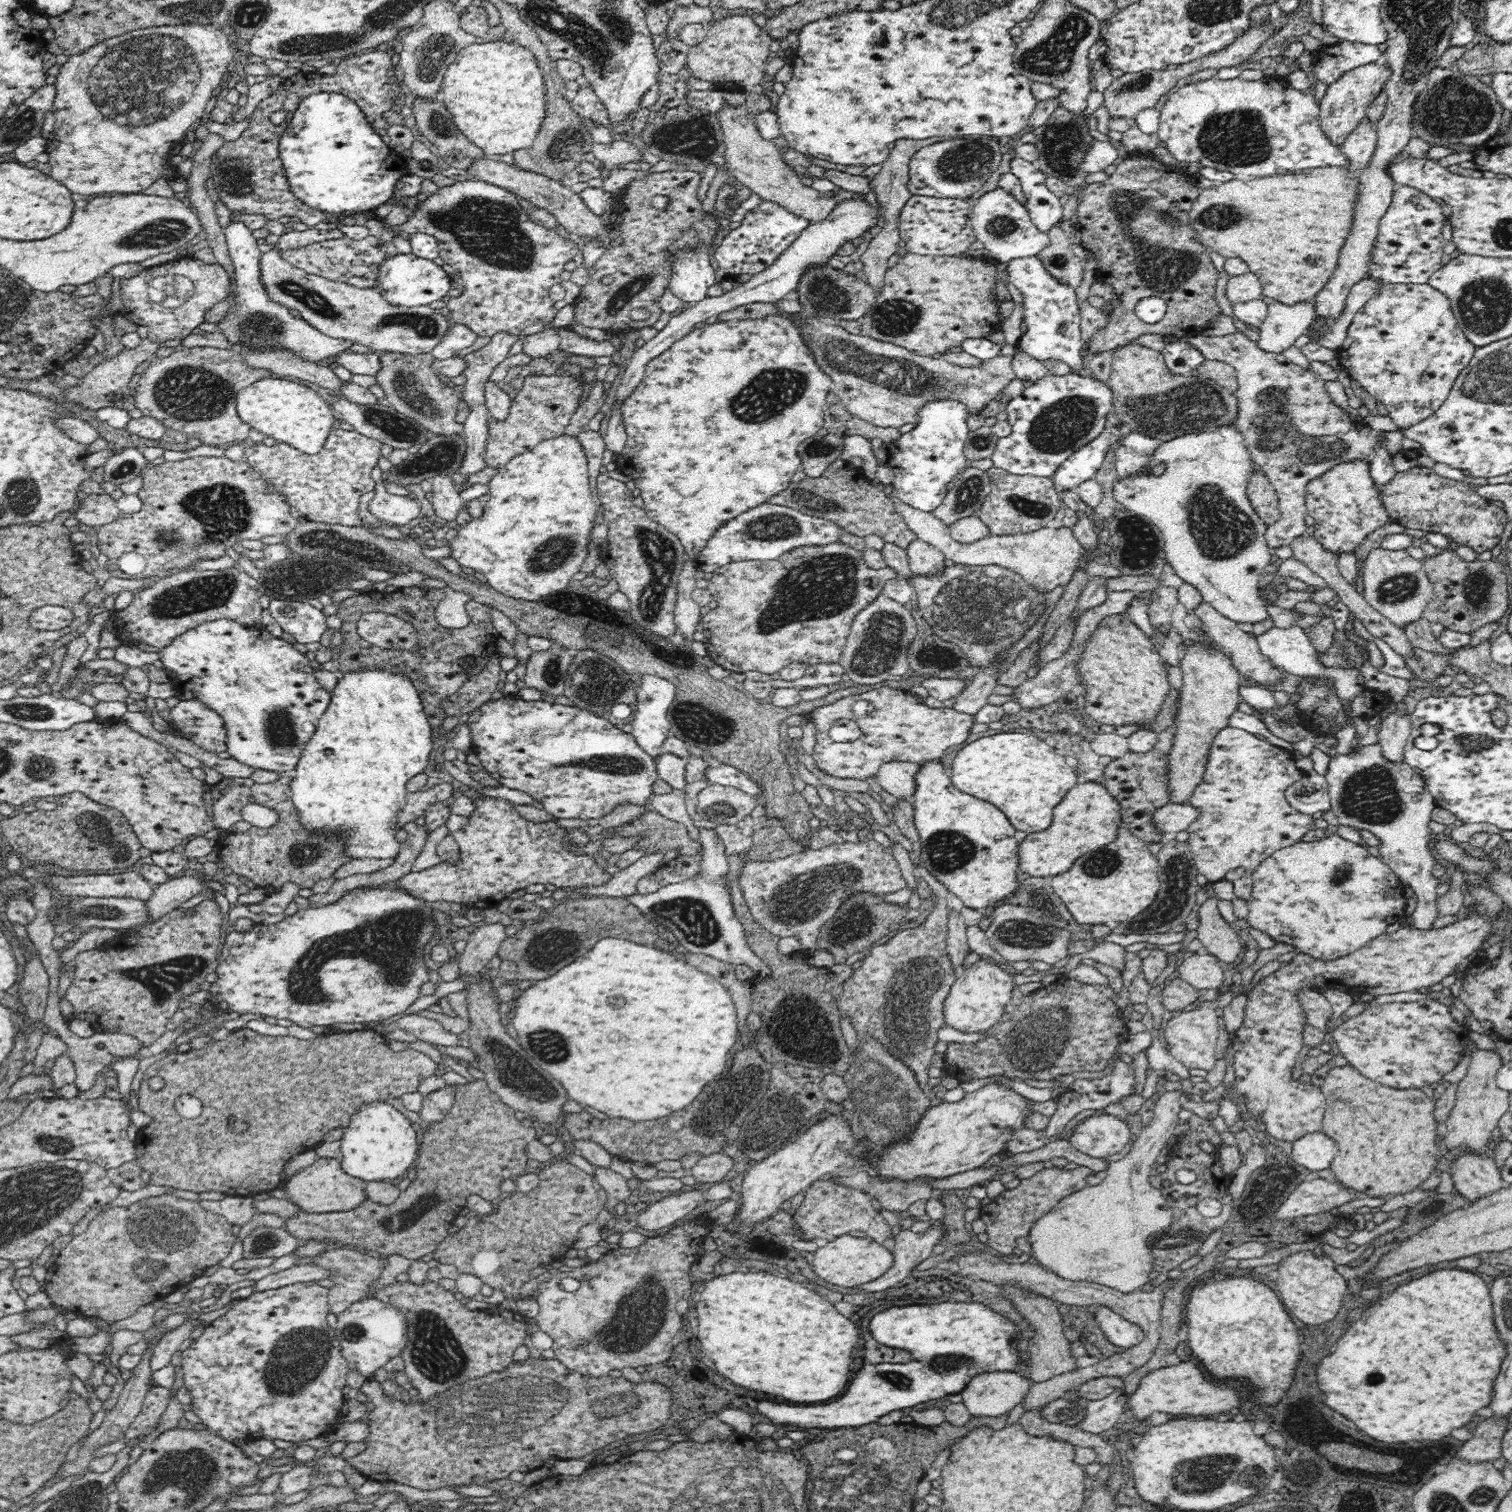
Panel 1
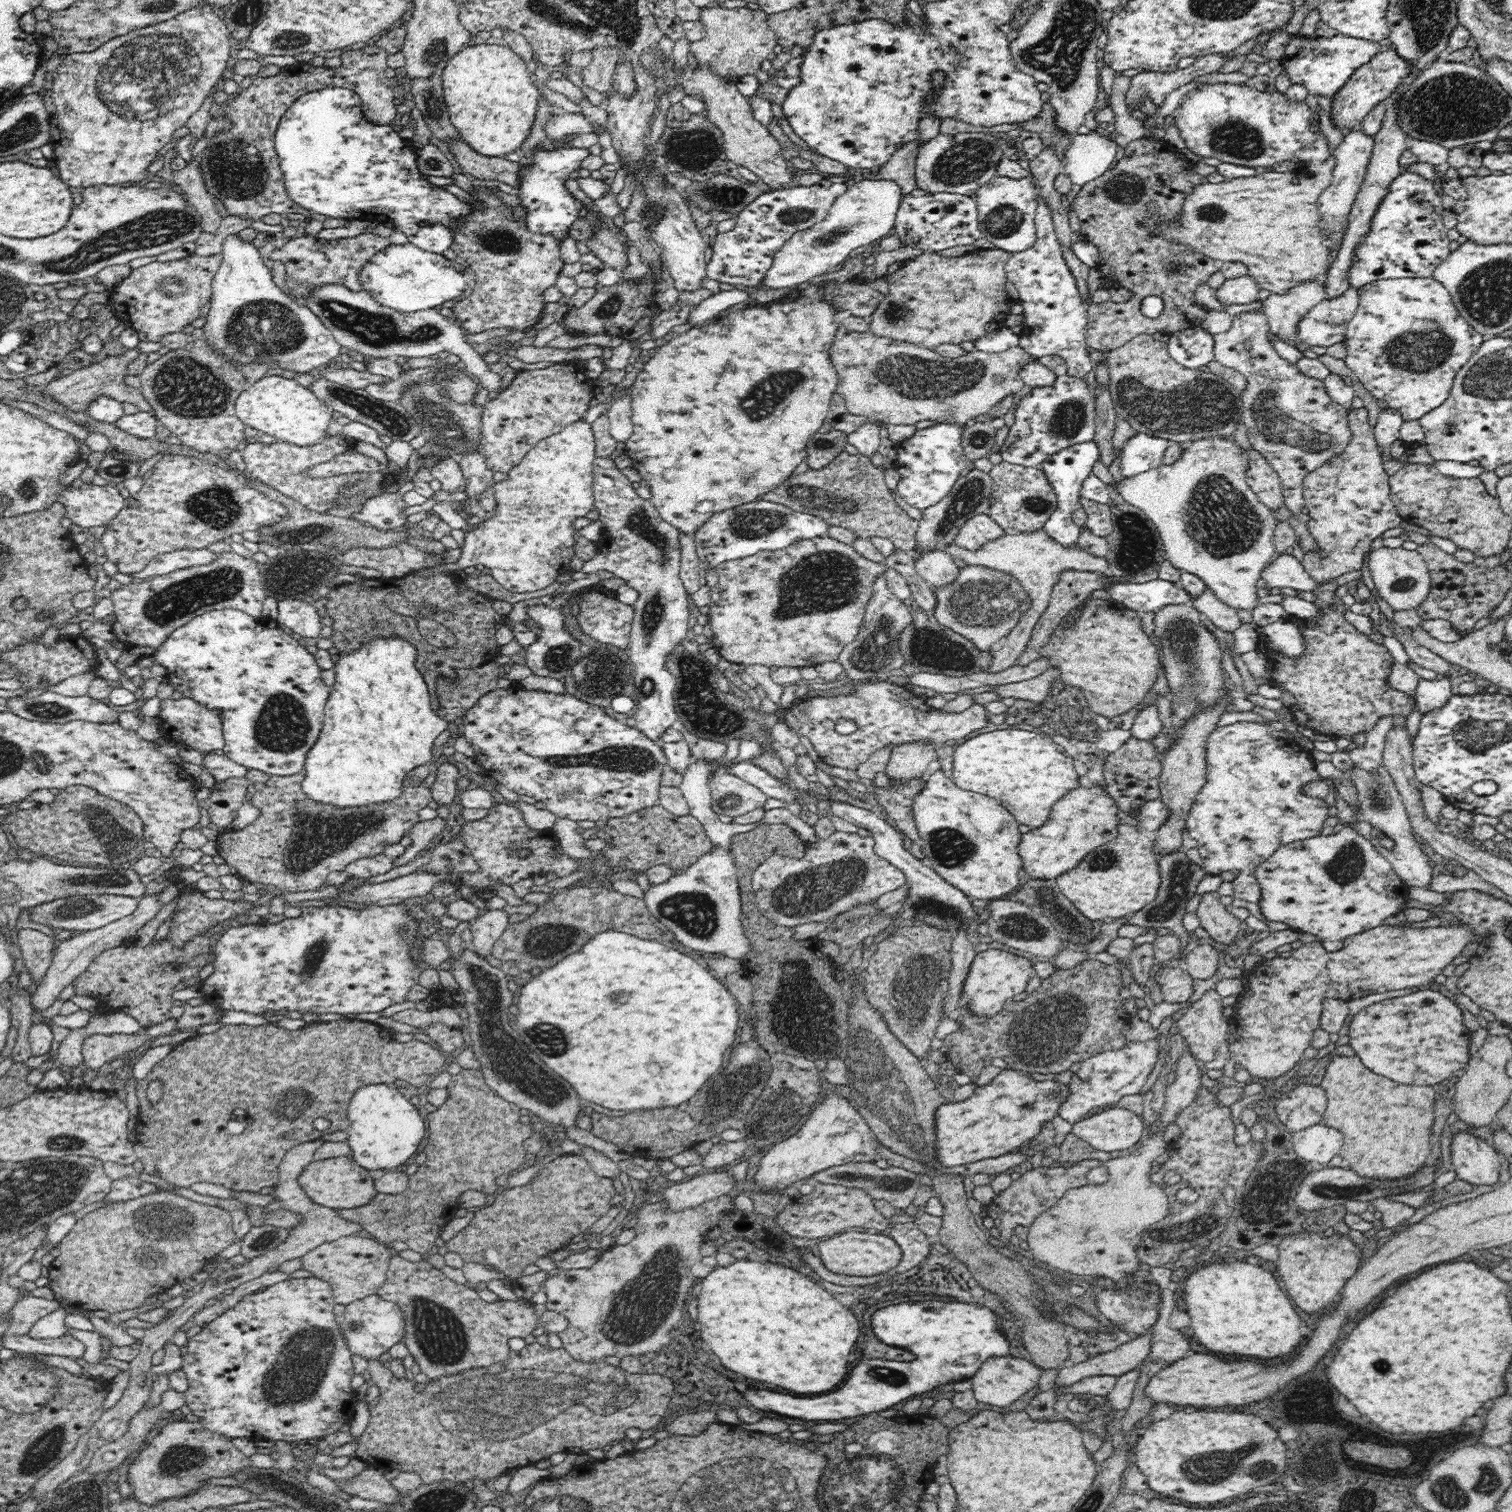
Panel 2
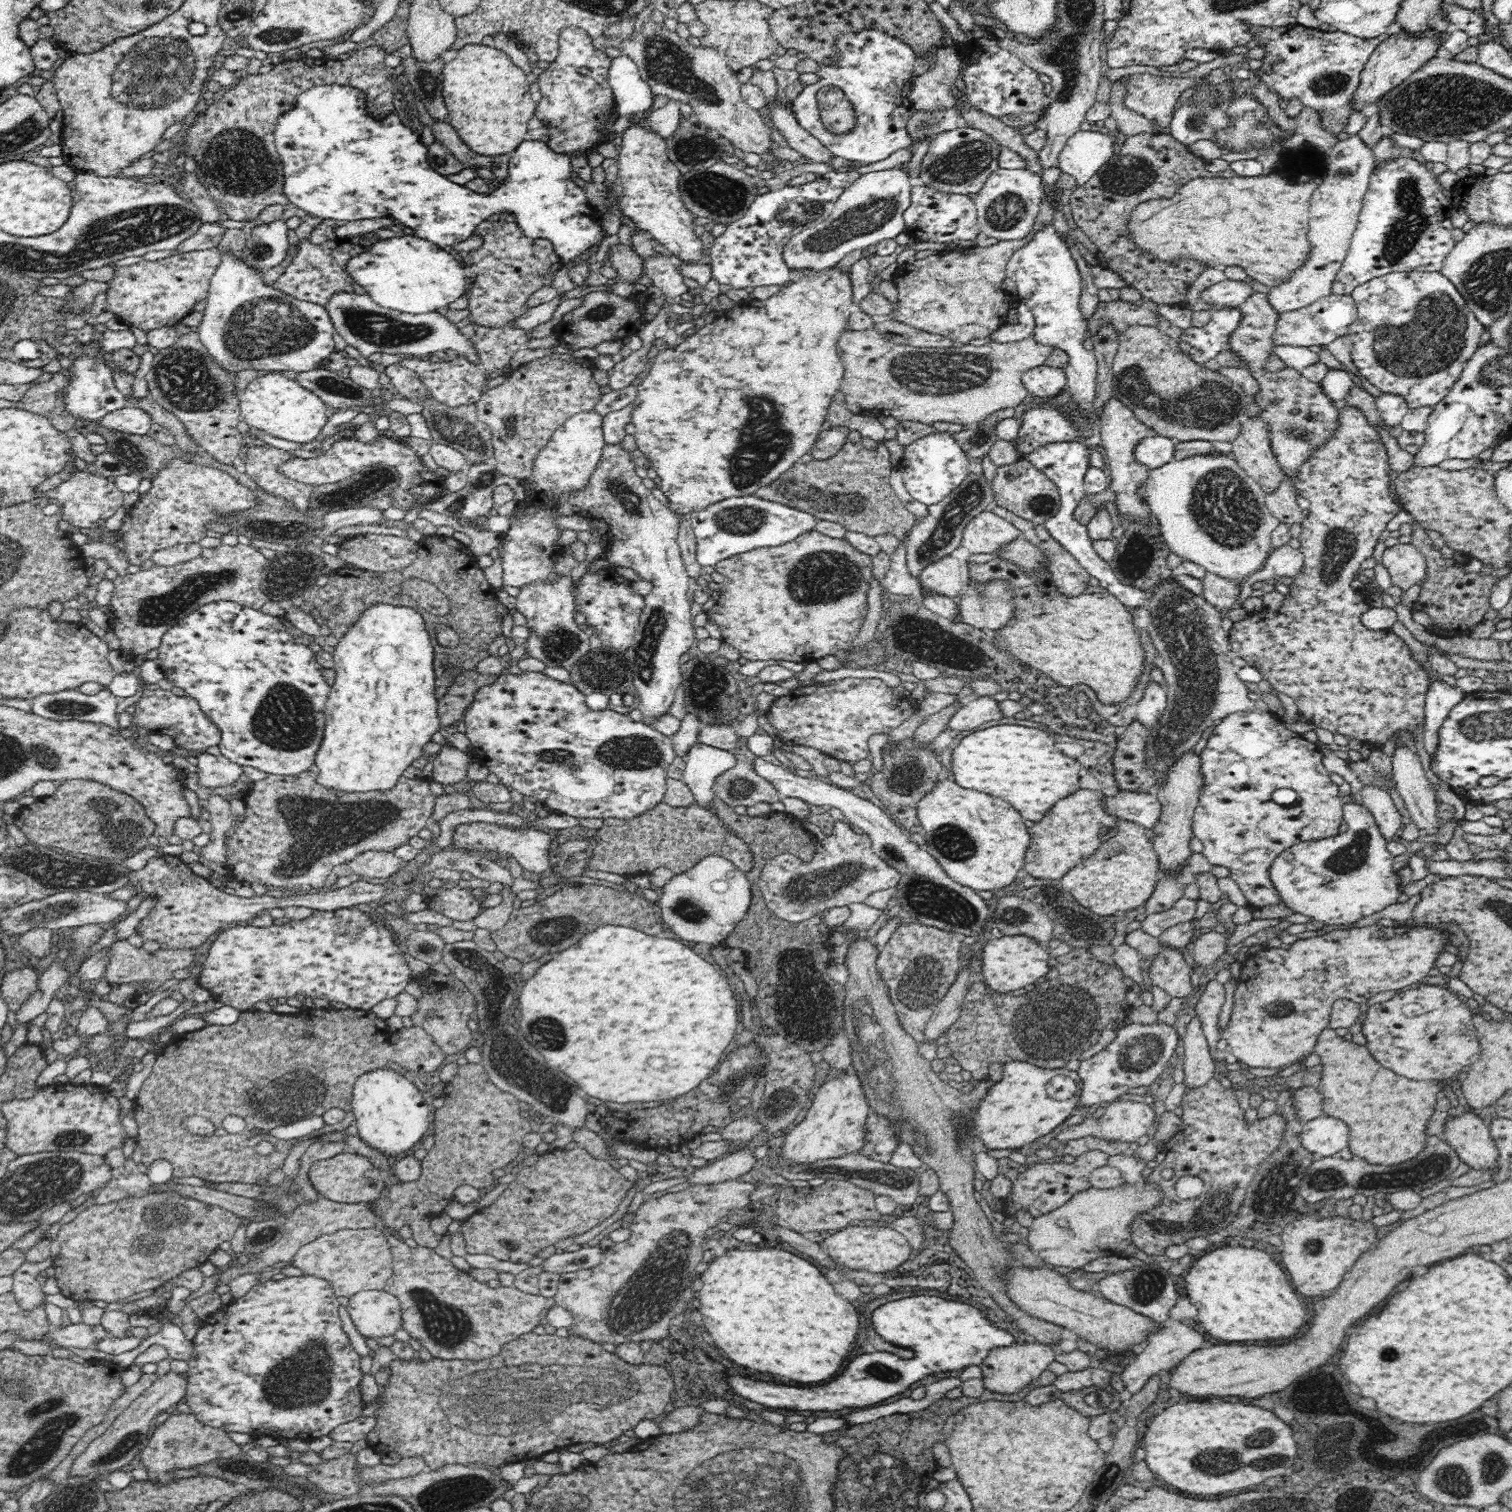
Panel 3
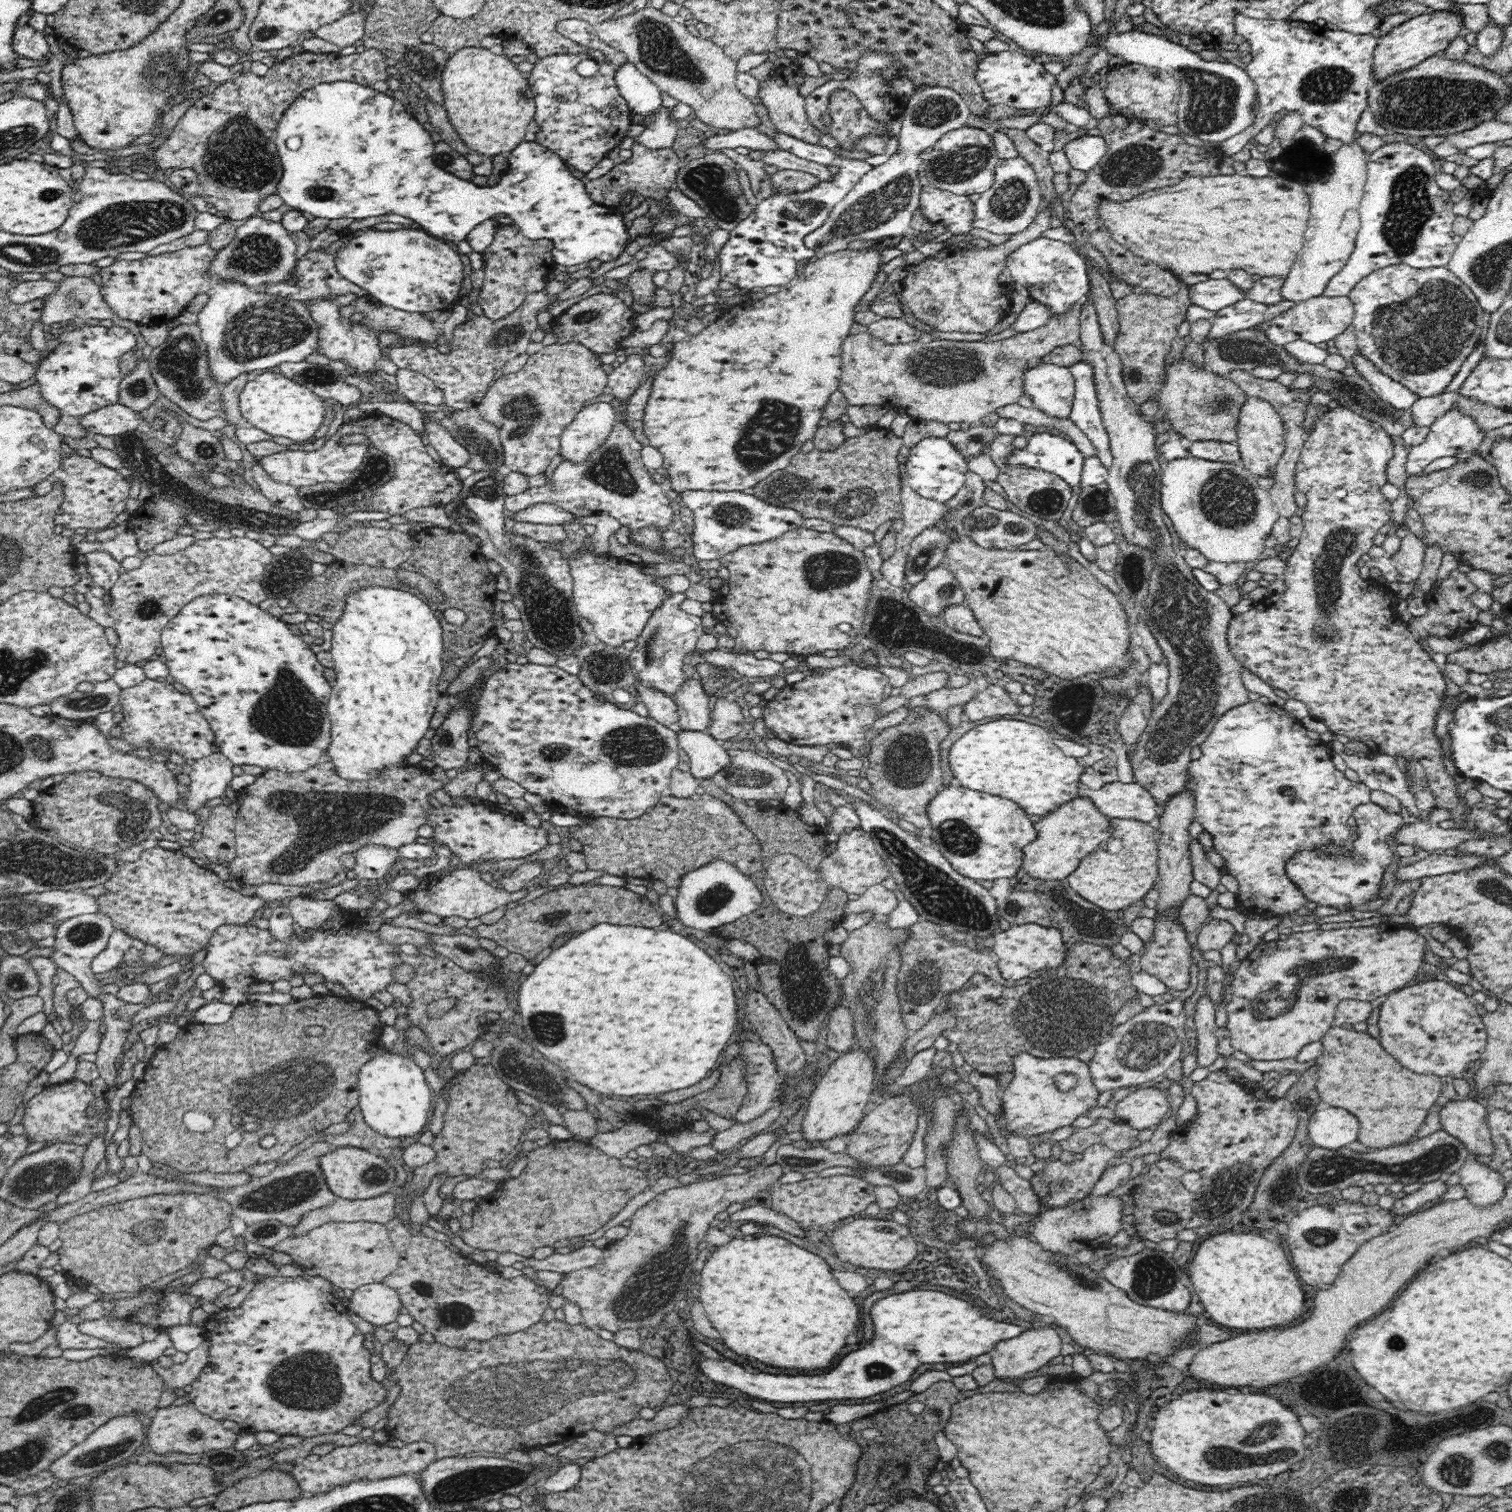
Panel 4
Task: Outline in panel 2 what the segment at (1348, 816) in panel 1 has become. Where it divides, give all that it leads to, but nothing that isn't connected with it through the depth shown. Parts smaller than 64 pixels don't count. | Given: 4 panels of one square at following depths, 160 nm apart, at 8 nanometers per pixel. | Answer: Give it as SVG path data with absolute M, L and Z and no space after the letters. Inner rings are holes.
M1353 764L1350 769L1342 770L1342 772L1343 779L1351 781L1356 789L1357 803L1348 804L1356 822L1368 822L1372 828L1378 829L1380 833L1394 841L1392 849L1381 850L1402 883L1408 888L1429 889L1430 881L1433 879L1433 868L1430 868L1428 863L1430 858L1420 847L1420 840L1413 832L1408 811L1403 804L1403 796L1398 792L1388 769L1380 764L1376 770L1368 772Z

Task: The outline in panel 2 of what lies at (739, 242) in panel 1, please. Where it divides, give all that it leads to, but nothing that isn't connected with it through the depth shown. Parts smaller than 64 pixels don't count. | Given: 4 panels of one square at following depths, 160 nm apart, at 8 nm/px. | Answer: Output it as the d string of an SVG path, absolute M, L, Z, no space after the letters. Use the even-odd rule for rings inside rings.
M823 180L814 186L784 188L761 194L737 214L732 230L715 233L713 256L707 264L707 276L719 283L756 286L772 266L774 256L792 235L824 220L834 200L846 190L843 183L830 184Z

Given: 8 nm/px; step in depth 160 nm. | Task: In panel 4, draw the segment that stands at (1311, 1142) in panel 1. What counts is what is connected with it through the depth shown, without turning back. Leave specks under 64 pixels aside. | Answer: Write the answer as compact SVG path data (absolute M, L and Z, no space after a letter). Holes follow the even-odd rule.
M1319 1107L1307 1127L1313 1144L1326 1150L1345 1147L1358 1136L1358 1120L1342 1108Z

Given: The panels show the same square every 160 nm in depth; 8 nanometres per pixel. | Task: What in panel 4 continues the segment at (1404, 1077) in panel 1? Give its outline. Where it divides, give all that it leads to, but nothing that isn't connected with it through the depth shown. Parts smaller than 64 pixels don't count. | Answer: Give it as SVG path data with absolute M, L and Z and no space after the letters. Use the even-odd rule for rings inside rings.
M1428 980L1387 994L1379 1006L1380 1047L1416 1074L1460 1077L1487 1047L1484 1023L1471 997L1454 984Z

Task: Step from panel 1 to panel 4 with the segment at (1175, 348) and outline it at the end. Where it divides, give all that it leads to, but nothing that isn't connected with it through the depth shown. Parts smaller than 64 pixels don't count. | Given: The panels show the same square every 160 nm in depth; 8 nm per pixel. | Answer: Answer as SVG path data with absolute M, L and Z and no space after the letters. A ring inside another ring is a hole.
M1248 298L1235 302L1215 312L1211 319L1211 328L1208 330L1206 340L1202 342L1202 345L1205 348L1214 339L1219 339L1241 330L1252 329L1260 322L1272 320L1276 314L1288 310L1292 305L1294 305L1294 302L1284 299L1277 305L1260 304L1250 301Z

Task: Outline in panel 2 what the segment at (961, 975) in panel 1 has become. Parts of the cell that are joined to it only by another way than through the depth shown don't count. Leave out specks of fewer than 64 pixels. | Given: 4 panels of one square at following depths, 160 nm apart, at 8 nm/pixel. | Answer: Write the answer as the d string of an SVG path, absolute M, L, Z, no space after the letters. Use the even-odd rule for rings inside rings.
M990 949L979 952L968 968L962 984L960 998L966 1003L966 1009L976 1017L998 1016L1006 1000L1012 999L1026 988L1028 978L1035 974L1032 964L1026 958L1002 950Z

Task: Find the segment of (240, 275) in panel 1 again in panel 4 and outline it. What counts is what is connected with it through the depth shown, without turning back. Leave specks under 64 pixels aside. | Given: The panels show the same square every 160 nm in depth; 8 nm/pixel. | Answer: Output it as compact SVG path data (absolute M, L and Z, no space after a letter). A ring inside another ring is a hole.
M215 279L208 293L208 301L197 314L202 340L207 346L207 357L211 375L222 385L244 372L268 370L284 363L304 362L319 347L319 326L312 318L306 302L280 298L266 292L256 291L237 280Z

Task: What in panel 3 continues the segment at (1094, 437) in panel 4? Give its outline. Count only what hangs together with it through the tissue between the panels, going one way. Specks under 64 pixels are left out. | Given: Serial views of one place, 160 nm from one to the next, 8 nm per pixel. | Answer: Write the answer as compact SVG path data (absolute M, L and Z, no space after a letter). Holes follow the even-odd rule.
M1046 224L1042 226L1040 230L1036 230L1033 238L1009 259L1005 271L1007 277L1014 280L1017 295L1021 298L1021 302L1024 302L1028 309L1030 309L1032 315L1034 315L1032 339L1034 339L1036 343L1052 347L1054 351L1058 350L1068 355L1069 362L1066 367L1068 392L1070 392L1071 398L1076 402L1076 408L1081 413L1084 412L1084 414L1090 416L1091 419L1088 420L1088 422L1097 422L1092 400L1094 400L1097 384L1098 363L1095 355L1091 353L1090 346L1088 346L1087 321L1079 305L1079 298L1082 294L1080 273L1078 272L1076 261L1074 261L1074 258L1068 251L1067 244L1058 236L1052 224Z

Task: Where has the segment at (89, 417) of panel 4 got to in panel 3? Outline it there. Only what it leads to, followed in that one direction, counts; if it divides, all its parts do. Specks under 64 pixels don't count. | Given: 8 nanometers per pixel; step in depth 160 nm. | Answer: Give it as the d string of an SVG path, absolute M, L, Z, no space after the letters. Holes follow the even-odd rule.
M129 405L106 414L99 420L99 425L110 430L142 436L150 432L152 420L145 410Z

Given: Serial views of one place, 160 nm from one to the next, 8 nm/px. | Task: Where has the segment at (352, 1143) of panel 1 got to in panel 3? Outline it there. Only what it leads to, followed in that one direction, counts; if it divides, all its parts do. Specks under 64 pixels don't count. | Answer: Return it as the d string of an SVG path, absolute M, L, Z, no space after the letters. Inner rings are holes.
M389 1069L374 1070L358 1078L352 1096L352 1112L358 1128L358 1137L392 1159L410 1150L430 1128L429 1099L402 1076Z

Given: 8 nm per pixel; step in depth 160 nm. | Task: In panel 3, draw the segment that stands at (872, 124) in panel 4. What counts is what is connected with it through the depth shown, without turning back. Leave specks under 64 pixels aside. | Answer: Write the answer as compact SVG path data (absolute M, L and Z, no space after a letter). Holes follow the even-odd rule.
M822 87L817 92L822 123L829 132L840 135L855 127L852 104L838 87Z

